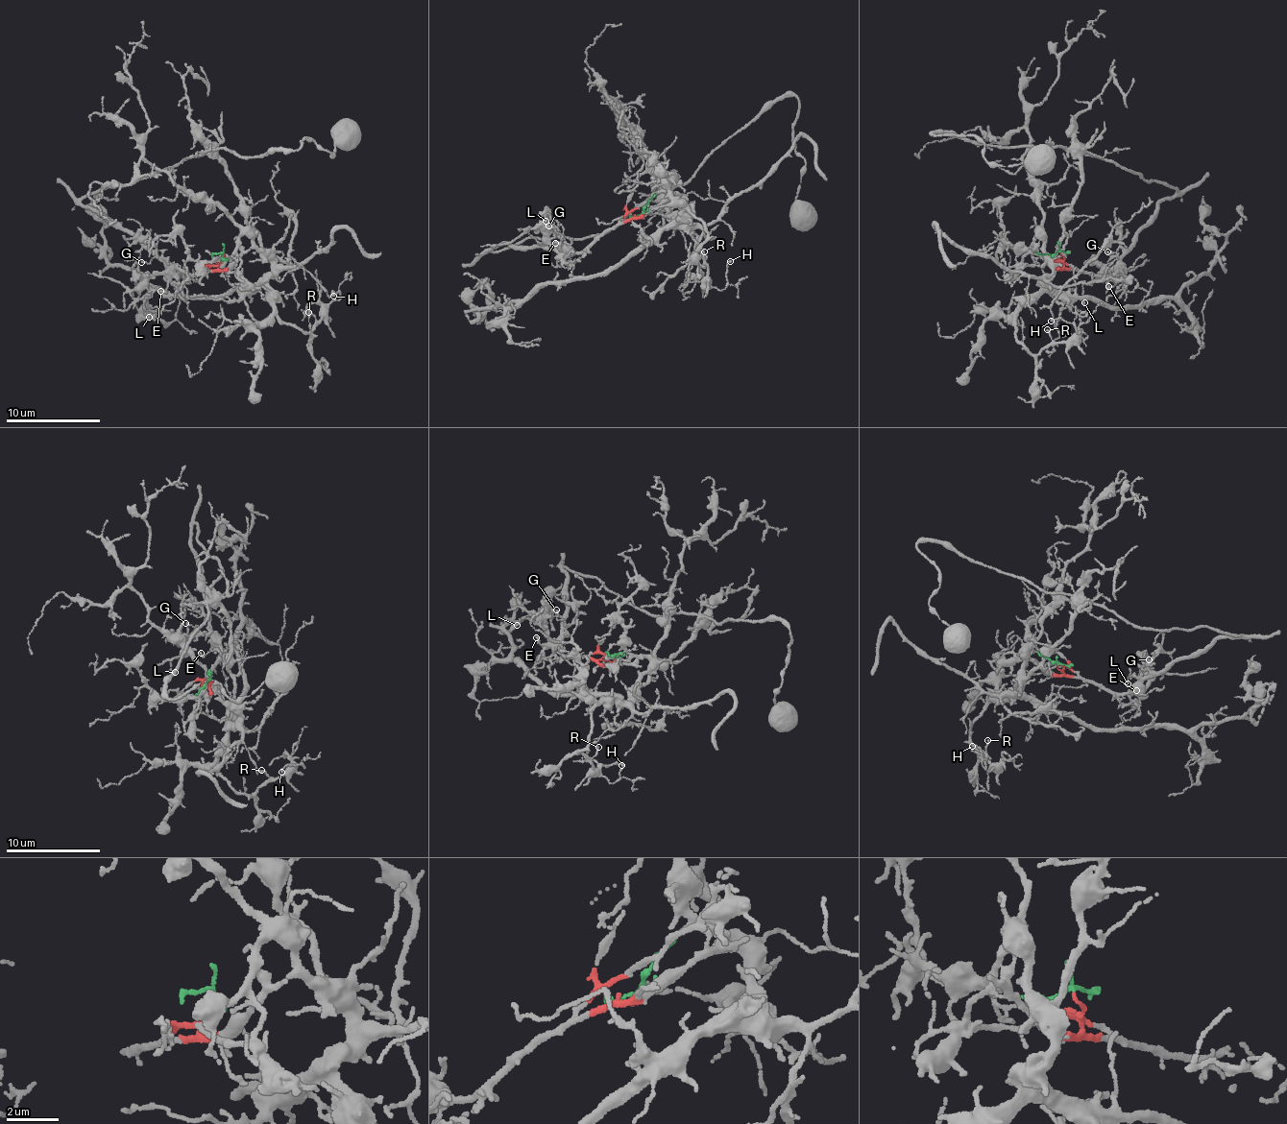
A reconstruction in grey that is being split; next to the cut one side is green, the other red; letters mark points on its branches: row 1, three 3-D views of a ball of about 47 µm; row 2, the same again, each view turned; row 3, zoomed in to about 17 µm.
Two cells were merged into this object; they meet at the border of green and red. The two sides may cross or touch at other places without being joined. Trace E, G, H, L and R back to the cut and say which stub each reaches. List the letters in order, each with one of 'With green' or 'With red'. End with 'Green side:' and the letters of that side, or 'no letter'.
E: With red
G: With red
H: With green
L: With red
R: With green
Green side: H, R

